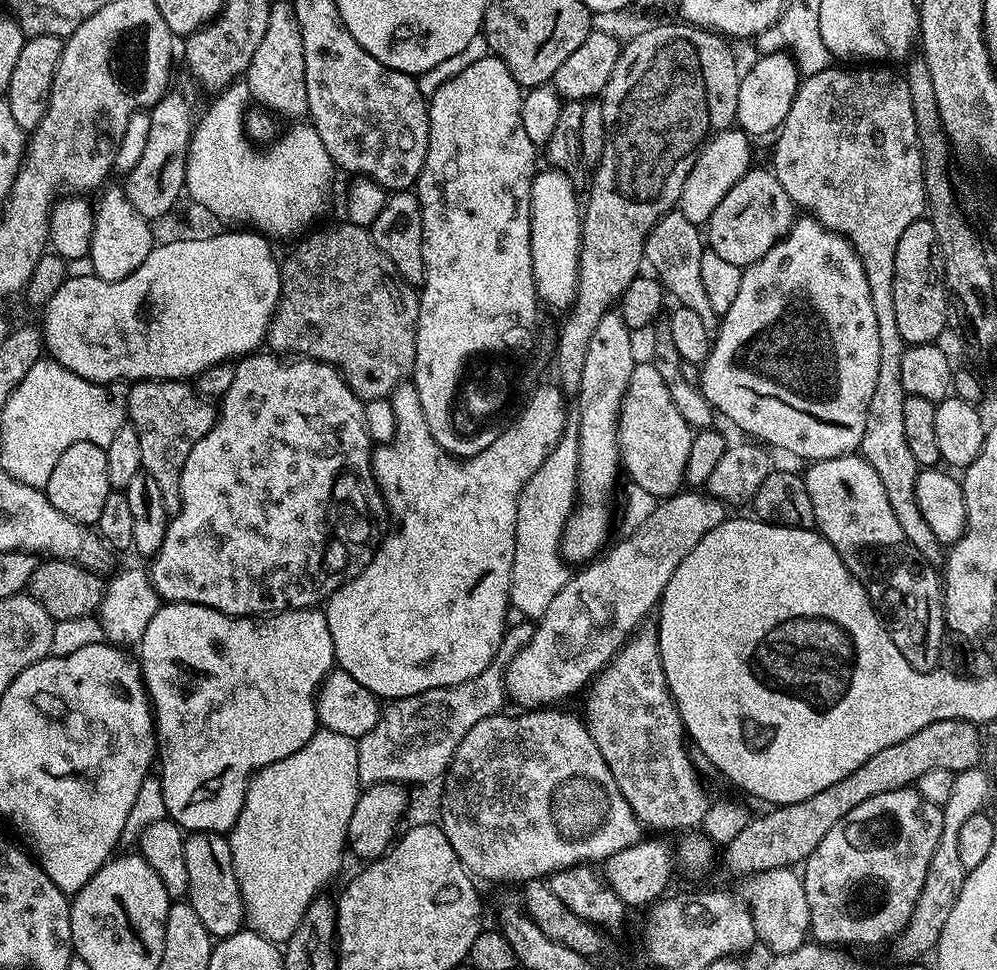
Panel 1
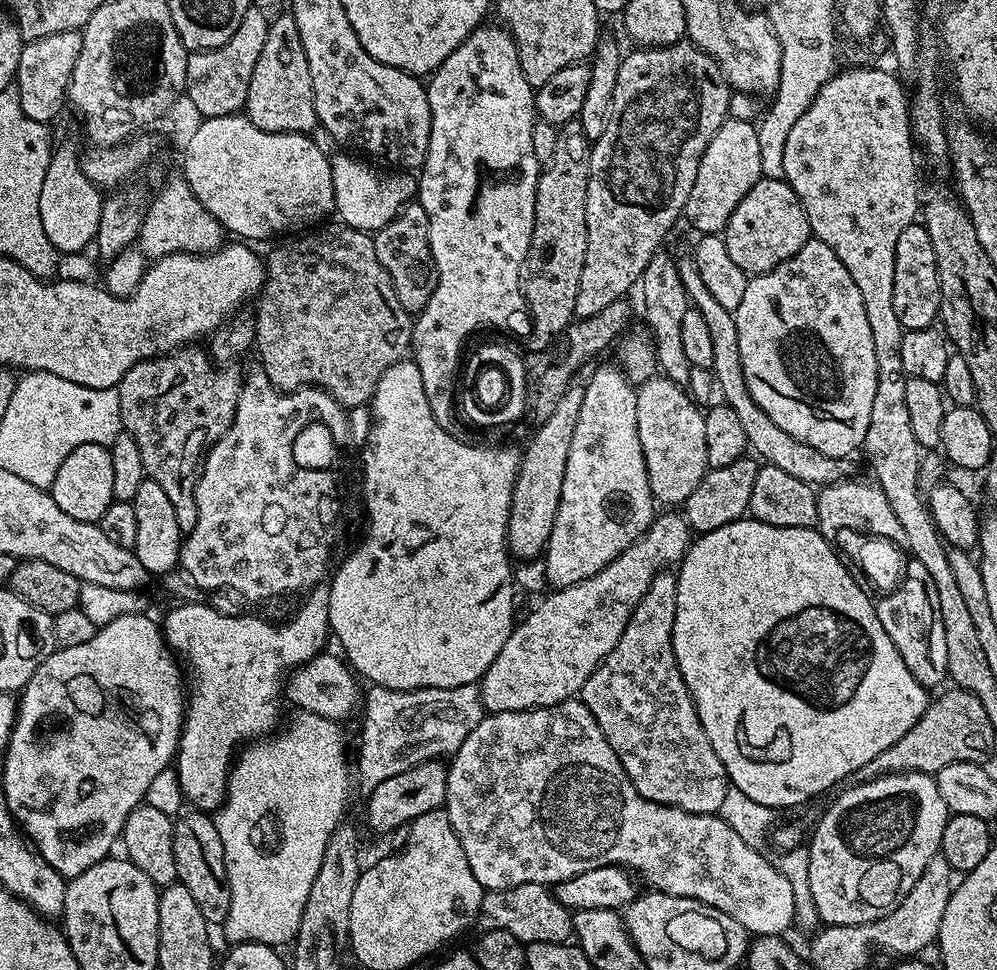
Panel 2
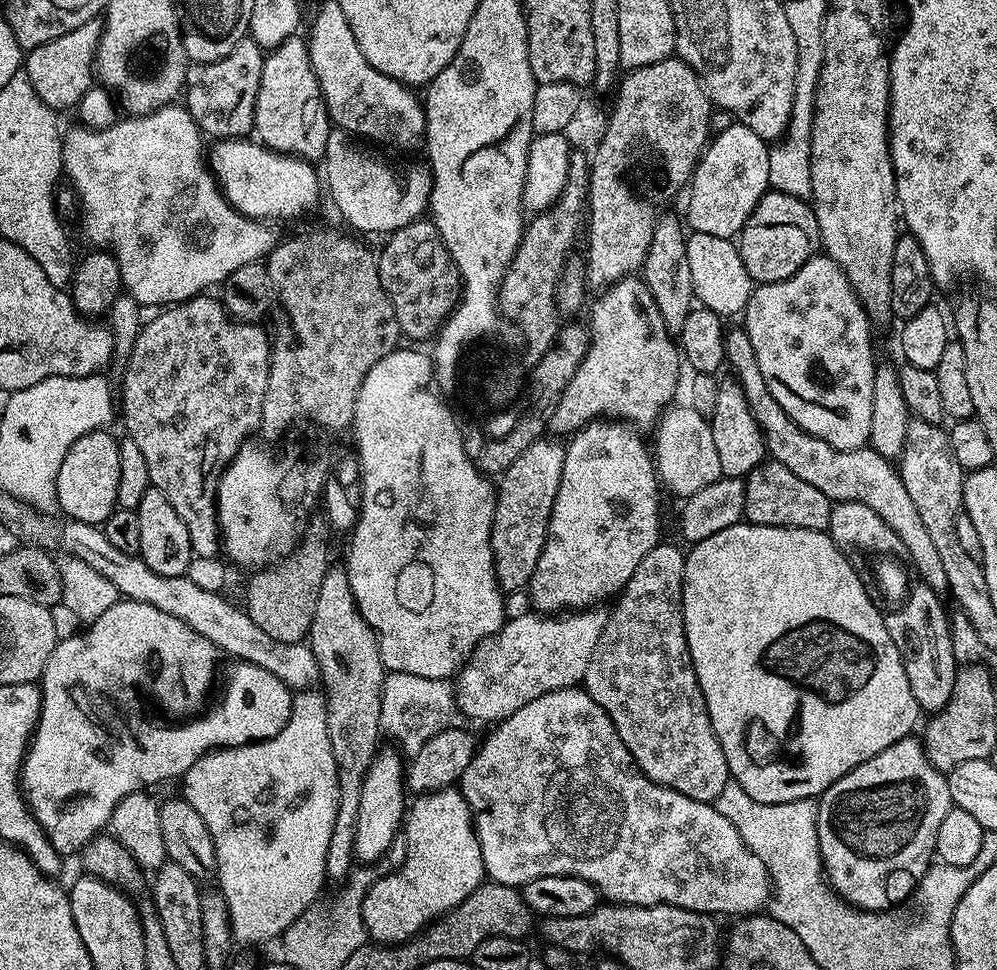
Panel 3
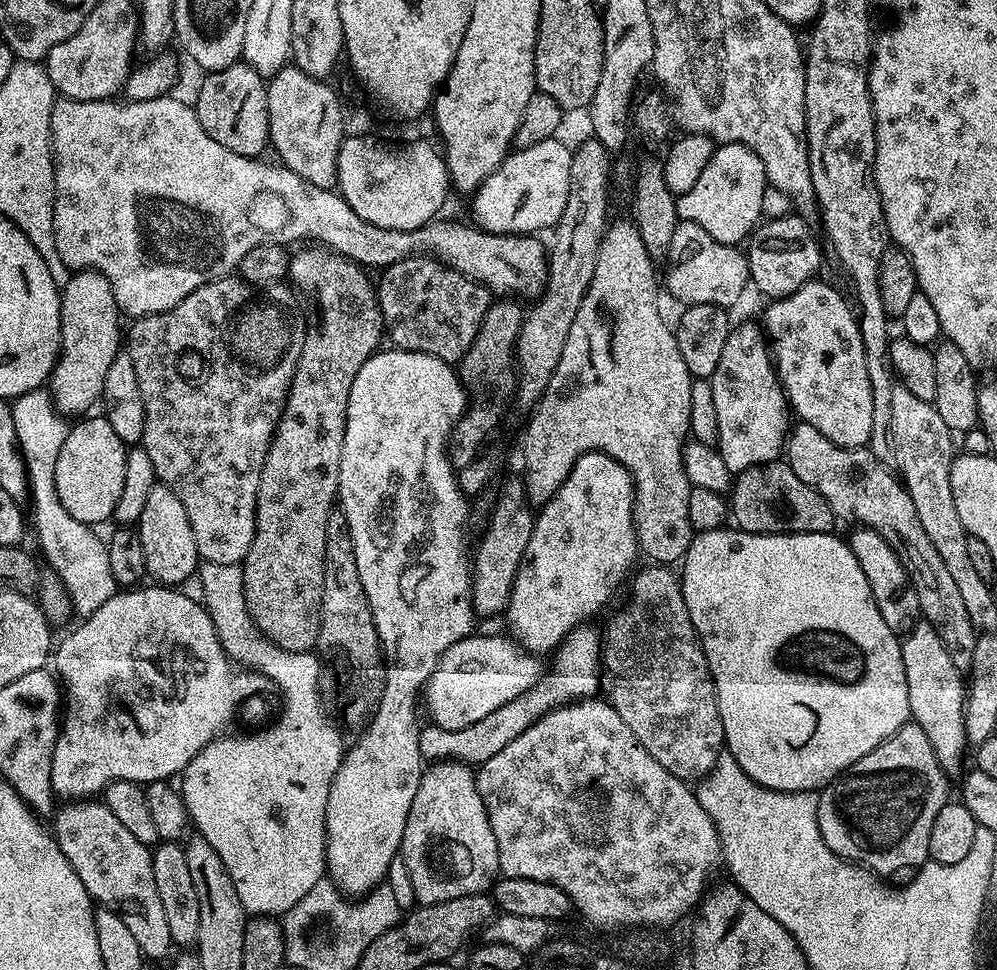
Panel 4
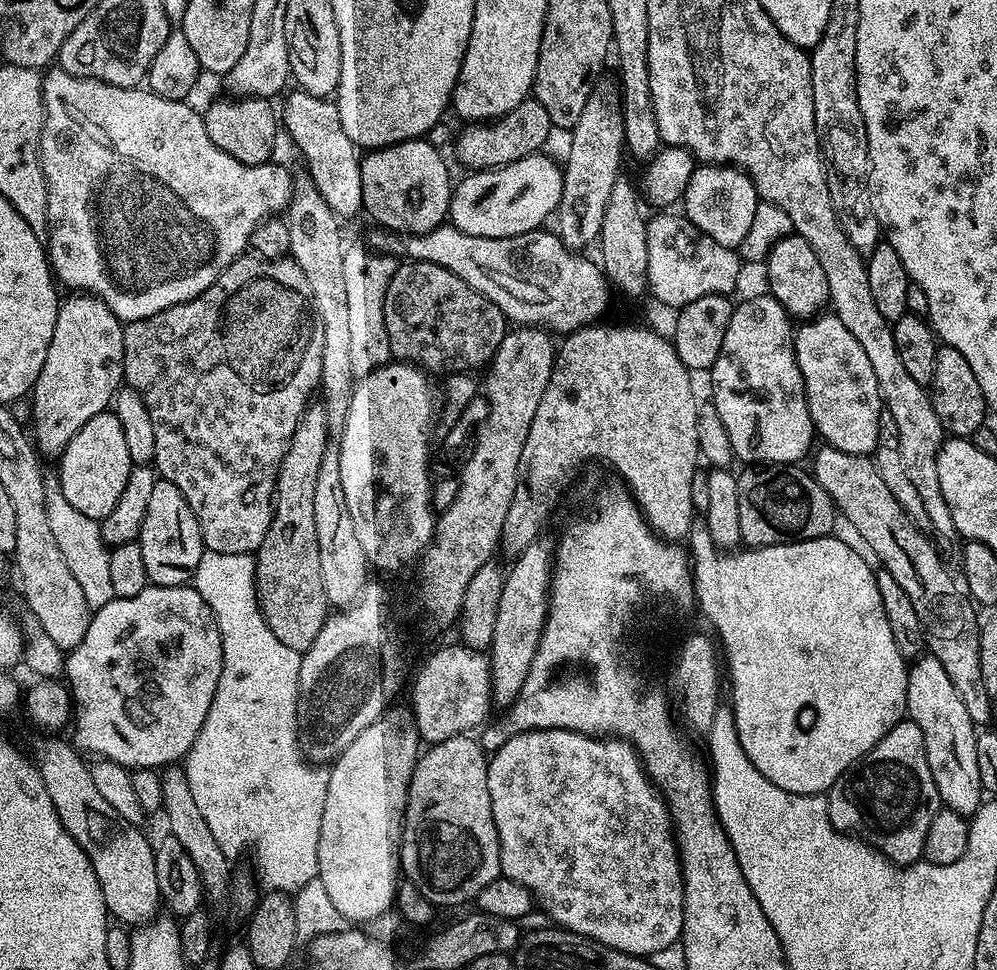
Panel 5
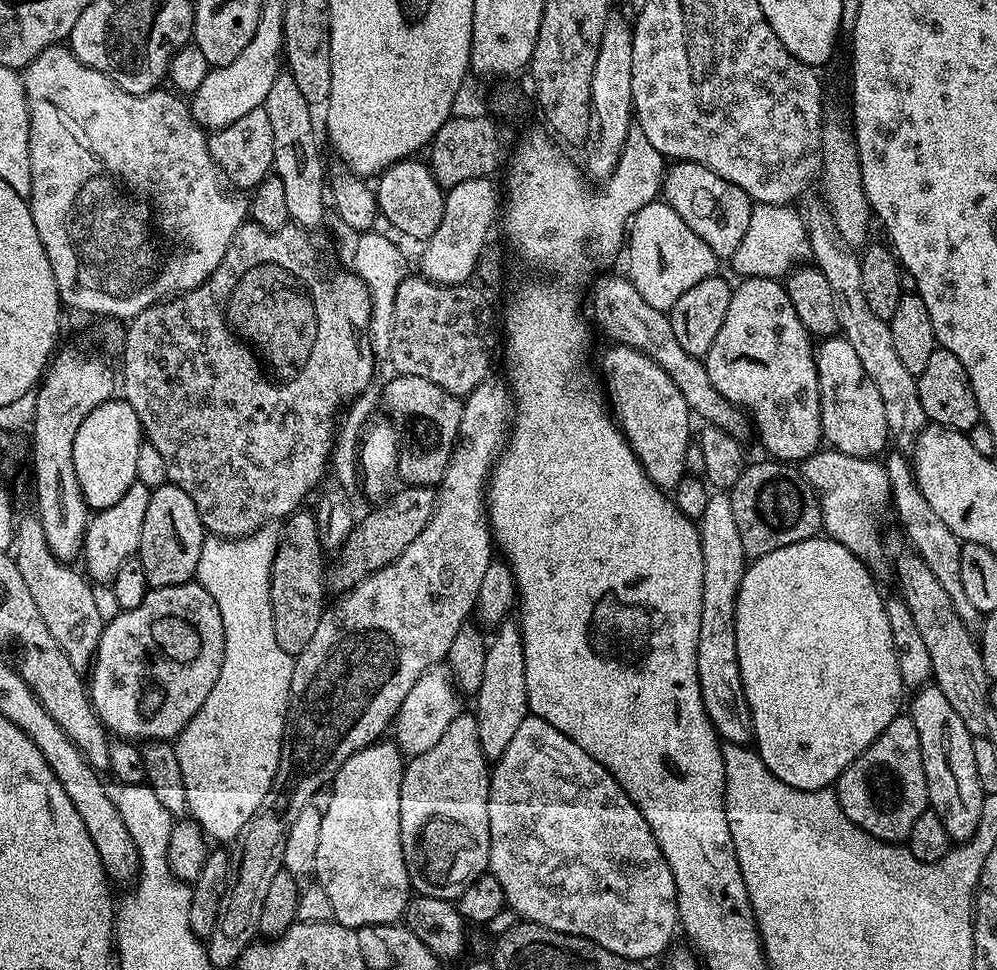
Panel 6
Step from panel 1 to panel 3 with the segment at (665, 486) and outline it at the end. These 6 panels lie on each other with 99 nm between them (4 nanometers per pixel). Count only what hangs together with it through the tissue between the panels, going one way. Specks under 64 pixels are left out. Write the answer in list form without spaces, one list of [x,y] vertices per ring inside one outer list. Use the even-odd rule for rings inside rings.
[[[690,406],[676,407],[669,407],[655,425],[654,463],[657,477],[680,476],[682,493],[689,494],[719,481],[722,476],[722,462],[718,462],[718,449],[714,447],[709,417],[698,414]]]

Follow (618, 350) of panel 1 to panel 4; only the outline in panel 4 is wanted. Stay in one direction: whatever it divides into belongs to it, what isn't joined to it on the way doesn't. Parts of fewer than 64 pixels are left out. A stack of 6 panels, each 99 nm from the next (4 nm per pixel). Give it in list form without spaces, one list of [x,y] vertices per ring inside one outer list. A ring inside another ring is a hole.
[[[587,452],[578,458],[578,462],[574,462],[566,482],[562,482],[559,490],[539,509],[530,542],[526,545],[524,560],[518,566],[518,574],[514,578],[506,609],[507,631],[521,648],[533,654],[551,653],[573,628],[581,622],[591,621],[588,619],[615,594],[624,575],[626,580],[633,571],[632,563],[638,557],[635,501],[636,488],[622,462],[605,452]]]

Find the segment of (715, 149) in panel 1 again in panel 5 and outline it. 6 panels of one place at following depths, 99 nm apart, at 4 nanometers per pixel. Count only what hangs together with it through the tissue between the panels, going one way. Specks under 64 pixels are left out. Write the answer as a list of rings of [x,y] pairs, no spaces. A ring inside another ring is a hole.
[[[701,163],[694,170],[684,191],[682,212],[690,223],[698,226],[698,230],[714,238],[714,242],[727,248],[739,249],[742,238],[746,238],[750,231],[750,222],[754,219],[757,203],[754,182],[742,169],[726,164]]]

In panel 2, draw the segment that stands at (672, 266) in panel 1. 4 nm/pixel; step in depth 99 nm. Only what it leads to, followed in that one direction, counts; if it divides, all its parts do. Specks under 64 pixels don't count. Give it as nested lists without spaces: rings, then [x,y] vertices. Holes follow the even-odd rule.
[[[691,255],[679,257],[678,263],[682,286],[686,286],[691,307],[702,314],[714,345],[714,362],[711,370],[718,385],[719,395],[720,392],[724,395],[721,396],[723,403],[732,408],[734,414],[738,414],[738,419],[742,421],[742,431],[746,433],[749,449],[764,464],[778,466],[778,470],[786,470],[786,474],[791,474],[793,478],[813,486],[836,484],[840,480],[849,479],[853,475],[851,459],[839,460],[833,456],[824,456],[822,450],[814,450],[814,446],[806,446],[806,442],[798,442],[798,438],[786,434],[786,430],[775,424],[770,414],[766,414],[766,410],[762,410],[762,406],[758,406],[758,402],[750,398],[750,386],[746,386],[746,374],[742,374],[742,358],[738,354],[736,313],[726,310],[726,306],[720,305],[710,295],[710,290],[706,282],[702,282],[702,274],[698,274],[698,266]]]

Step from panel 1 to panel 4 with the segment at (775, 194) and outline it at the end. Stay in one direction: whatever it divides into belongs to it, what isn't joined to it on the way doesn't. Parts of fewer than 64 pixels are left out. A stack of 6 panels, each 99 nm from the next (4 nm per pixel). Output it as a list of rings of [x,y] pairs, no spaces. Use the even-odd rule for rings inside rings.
[[[789,214],[773,220],[765,219],[753,231],[746,244],[748,274],[754,288],[762,295],[767,298],[789,296],[819,273],[816,271],[820,268],[820,244],[812,227],[803,216]]]

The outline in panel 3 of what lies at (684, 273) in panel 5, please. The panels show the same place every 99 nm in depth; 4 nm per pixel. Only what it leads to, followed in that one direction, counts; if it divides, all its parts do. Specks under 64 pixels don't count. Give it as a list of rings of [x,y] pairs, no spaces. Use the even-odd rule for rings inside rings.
[[[692,232],[686,239],[686,262],[690,262],[690,282],[695,299],[722,318],[739,317],[752,296],[754,282],[742,266],[740,249],[732,240],[714,238],[714,234]]]

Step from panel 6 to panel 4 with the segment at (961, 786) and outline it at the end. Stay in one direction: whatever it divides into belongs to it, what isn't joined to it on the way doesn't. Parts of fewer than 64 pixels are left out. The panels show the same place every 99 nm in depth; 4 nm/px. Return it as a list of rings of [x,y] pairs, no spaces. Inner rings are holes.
[[[927,622],[915,624],[901,639],[900,649],[902,666],[906,670],[906,694],[910,698],[911,719],[926,730],[926,738],[930,738],[930,746],[934,746],[934,754],[945,773],[953,774],[964,760],[964,748],[969,747],[964,733],[966,684],[961,669],[950,662],[950,654],[946,654],[942,638]]]

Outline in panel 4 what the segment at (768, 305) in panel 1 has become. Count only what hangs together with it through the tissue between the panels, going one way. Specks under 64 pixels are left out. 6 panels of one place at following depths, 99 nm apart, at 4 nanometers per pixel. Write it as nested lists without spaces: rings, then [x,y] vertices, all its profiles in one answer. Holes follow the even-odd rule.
[[[810,279],[806,286],[794,290],[794,294],[773,299],[764,312],[762,327],[770,341],[776,372],[791,411],[795,415],[797,412],[803,423],[826,434],[830,442],[843,448],[862,448],[870,438],[870,426],[874,426],[874,398],[870,398],[870,374],[866,374],[860,322],[849,297],[844,297],[834,285],[820,279]]]

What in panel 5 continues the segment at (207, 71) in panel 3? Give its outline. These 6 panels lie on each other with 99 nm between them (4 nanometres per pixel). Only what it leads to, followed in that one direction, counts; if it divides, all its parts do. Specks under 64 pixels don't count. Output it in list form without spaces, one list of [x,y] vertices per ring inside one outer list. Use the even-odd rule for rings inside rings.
[[[246,96],[243,98],[228,98],[232,100],[216,100],[208,109],[203,109],[202,115],[206,134],[218,150],[226,150],[230,158],[238,158],[243,164],[267,164],[273,159],[272,151],[276,148],[276,128],[278,132],[278,112],[271,108],[269,101],[263,96]]]

